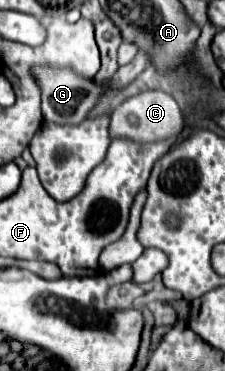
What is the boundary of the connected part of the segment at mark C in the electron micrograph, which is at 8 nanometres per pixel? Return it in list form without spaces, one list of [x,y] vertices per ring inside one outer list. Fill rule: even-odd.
[[[146,90],[140,92],[128,100],[124,100],[114,112],[112,112],[112,138],[118,136],[128,136],[136,142],[150,142],[150,140],[160,140],[160,138],[168,138],[174,132],[178,132],[178,128],[182,128],[182,116],[180,116],[180,106],[176,104],[176,100],[160,90]]]

